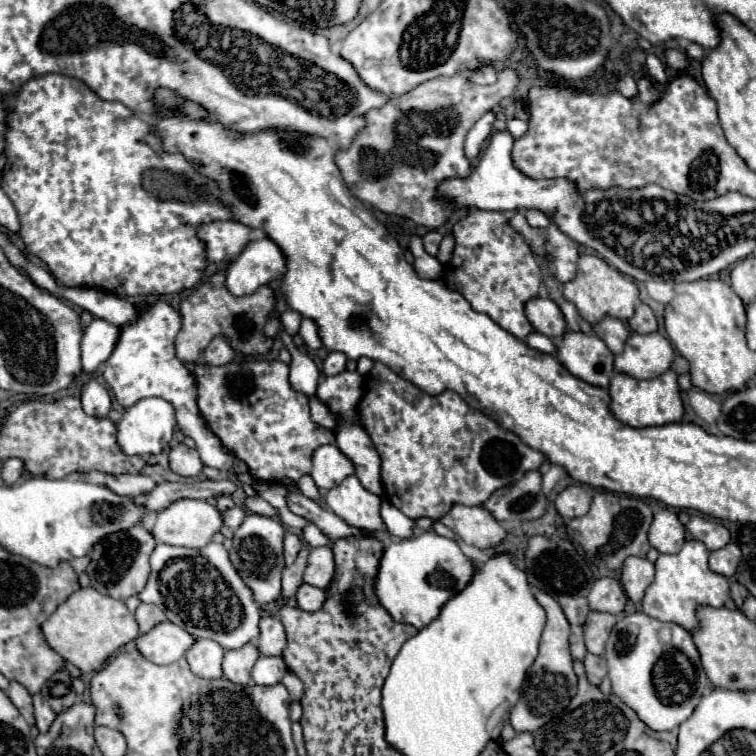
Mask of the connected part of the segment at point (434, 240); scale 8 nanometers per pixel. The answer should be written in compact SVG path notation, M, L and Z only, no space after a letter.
M428 231L428 233L424 235L424 247L426 247L426 251L428 251L430 255L436 255L440 241L442 241L442 235L440 235L438 231Z

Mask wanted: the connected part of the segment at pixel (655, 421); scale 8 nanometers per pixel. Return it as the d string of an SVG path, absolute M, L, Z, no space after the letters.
M672 369L654 379L634 379L628 373L614 373L610 377L610 387L608 387L608 393L612 397L610 403L612 415L630 427L650 427L650 425L666 425L680 421L684 415L684 407L676 379L678 375Z

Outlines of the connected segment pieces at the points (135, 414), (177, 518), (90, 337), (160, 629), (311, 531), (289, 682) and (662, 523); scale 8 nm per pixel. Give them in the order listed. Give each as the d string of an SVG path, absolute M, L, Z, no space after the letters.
M152 397L138 401L130 409L126 409L122 419L118 421L118 445L128 455L148 455L148 453L156 455L170 445L174 431L176 431L176 411L172 409L172 405L168 405L168 401Z
M180 499L164 509L154 525L154 537L168 545L200 549L212 541L212 535L224 527L218 507L196 501Z
M94 319L82 337L82 369L84 373L96 373L96 369L112 355L120 329L104 319Z
M164 621L156 625L152 631L144 633L136 641L136 649L156 665L168 665L184 657L184 653L196 643L186 629L180 625L172 625L172 621Z
M313 523L303 529L303 539L311 547L328 546L332 547L332 541L326 537Z
M288 671L282 679L282 685L288 689L290 699L292 701L300 701L300 697L304 695L304 683L300 681L300 677L296 677L292 671Z
M660 511L654 515L652 527L648 531L650 545L660 553L678 553L686 539L686 529L680 523L678 515L672 511Z

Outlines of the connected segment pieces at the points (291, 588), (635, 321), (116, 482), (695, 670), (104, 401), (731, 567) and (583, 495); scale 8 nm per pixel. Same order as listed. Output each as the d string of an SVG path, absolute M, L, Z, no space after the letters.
M302 549L298 559L290 567L284 569L284 575L282 575L282 599L294 597L296 589L300 589L300 585L304 583L302 575L304 575L304 569L306 569L306 557L308 557L308 549Z
M640 303L640 305L636 307L636 311L634 311L632 319L628 321L628 325L630 325L632 331L642 333L642 335L644 335L644 333L654 333L654 331L658 331L658 321L656 321L652 309L650 309L648 305L644 305L644 303Z
M144 473L118 475L118 477L108 475L106 477L106 487L110 487L118 495L136 497L140 493L152 493L152 489L156 487L156 481L150 475L144 475Z
M642 611L624 615L606 641L608 677L616 693L652 731L672 731L696 709L708 687L692 631L656 621Z
M96 379L88 381L82 387L82 399L80 401L82 401L84 411L92 417L106 417L112 409L112 401L110 401L106 387L100 385Z
M728 543L726 547L710 553L710 569L724 577L732 577L740 563L740 547L736 543Z
M570 485L562 493L558 493L554 505L564 519L572 519L572 517L582 517L584 513L588 513L590 501L592 501L592 491L588 487Z

